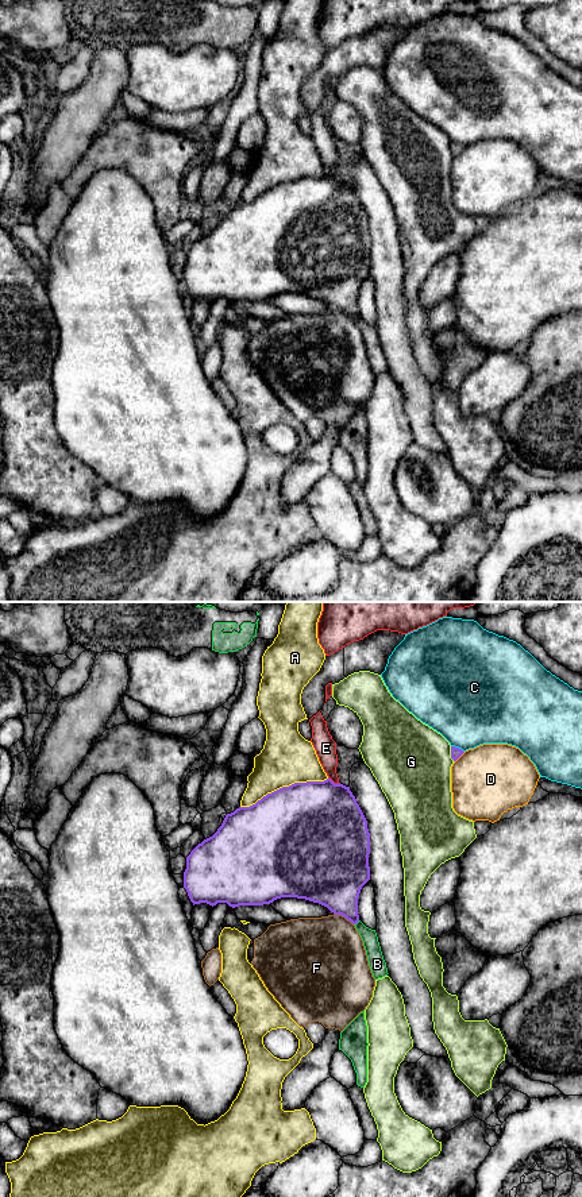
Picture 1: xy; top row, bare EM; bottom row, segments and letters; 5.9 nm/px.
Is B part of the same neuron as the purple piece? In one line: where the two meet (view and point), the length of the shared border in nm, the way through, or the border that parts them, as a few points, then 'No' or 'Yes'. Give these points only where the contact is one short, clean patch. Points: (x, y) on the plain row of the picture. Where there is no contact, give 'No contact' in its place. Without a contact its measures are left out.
Touches purple at xy (357, 317). Shared border 50 nm. Boundary: xy (359, 316), (354, 320). No

